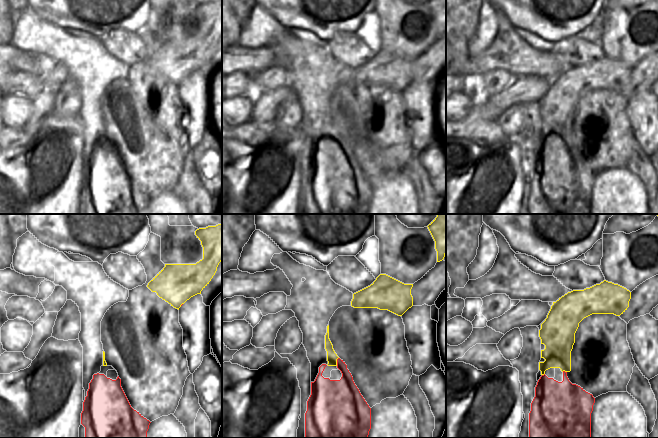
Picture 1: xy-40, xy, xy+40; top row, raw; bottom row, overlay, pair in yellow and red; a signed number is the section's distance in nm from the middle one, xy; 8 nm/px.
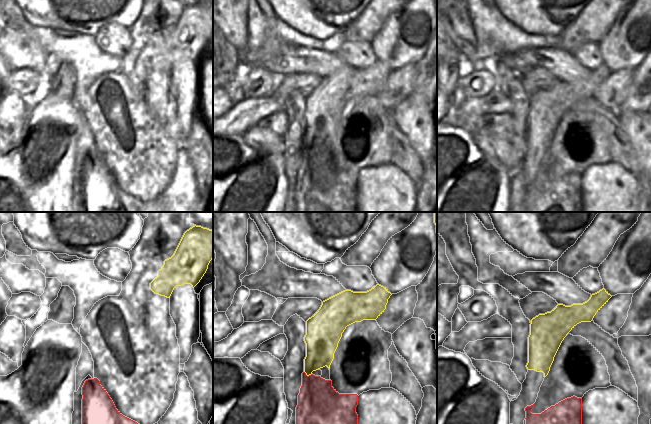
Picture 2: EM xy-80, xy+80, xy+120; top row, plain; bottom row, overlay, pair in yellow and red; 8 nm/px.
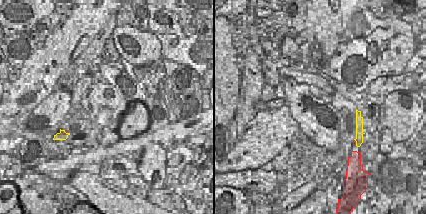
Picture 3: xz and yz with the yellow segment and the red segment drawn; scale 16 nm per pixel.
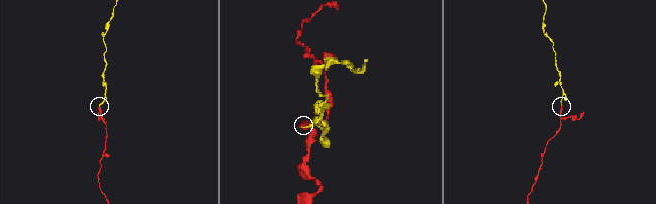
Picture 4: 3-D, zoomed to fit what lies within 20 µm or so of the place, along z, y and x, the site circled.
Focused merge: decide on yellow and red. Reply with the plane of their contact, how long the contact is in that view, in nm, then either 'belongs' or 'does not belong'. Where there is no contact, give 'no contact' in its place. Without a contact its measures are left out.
meets yellow in xy; contact 70 nm long; belongs

